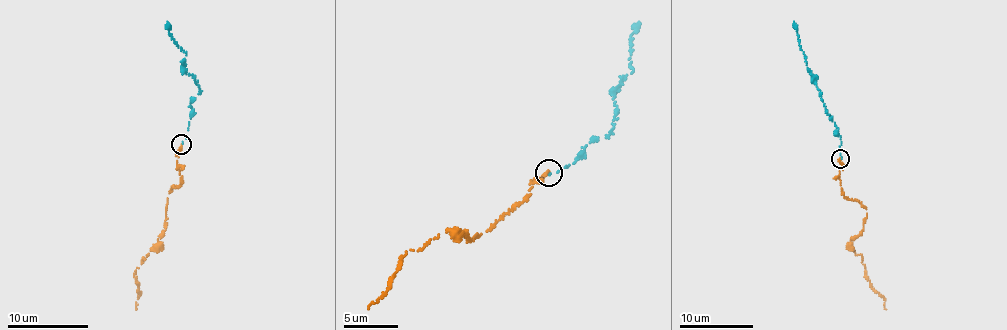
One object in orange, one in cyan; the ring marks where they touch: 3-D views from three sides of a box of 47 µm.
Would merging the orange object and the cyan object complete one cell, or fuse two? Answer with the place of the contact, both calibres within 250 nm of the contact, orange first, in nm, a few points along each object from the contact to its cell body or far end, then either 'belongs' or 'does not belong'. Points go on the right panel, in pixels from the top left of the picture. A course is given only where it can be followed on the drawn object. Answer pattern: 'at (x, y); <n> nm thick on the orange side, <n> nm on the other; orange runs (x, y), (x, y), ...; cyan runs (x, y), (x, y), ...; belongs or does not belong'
at (840, 158); 280 nm thick on the orange side, 110 nm on the other; orange runs (840, 158), (841, 194), (861, 203), (867, 213), (852, 250), (862, 256), (870, 285), (886, 309); cyan runs (841, 158), (840, 135), (825, 113), (793, 21); belongs

